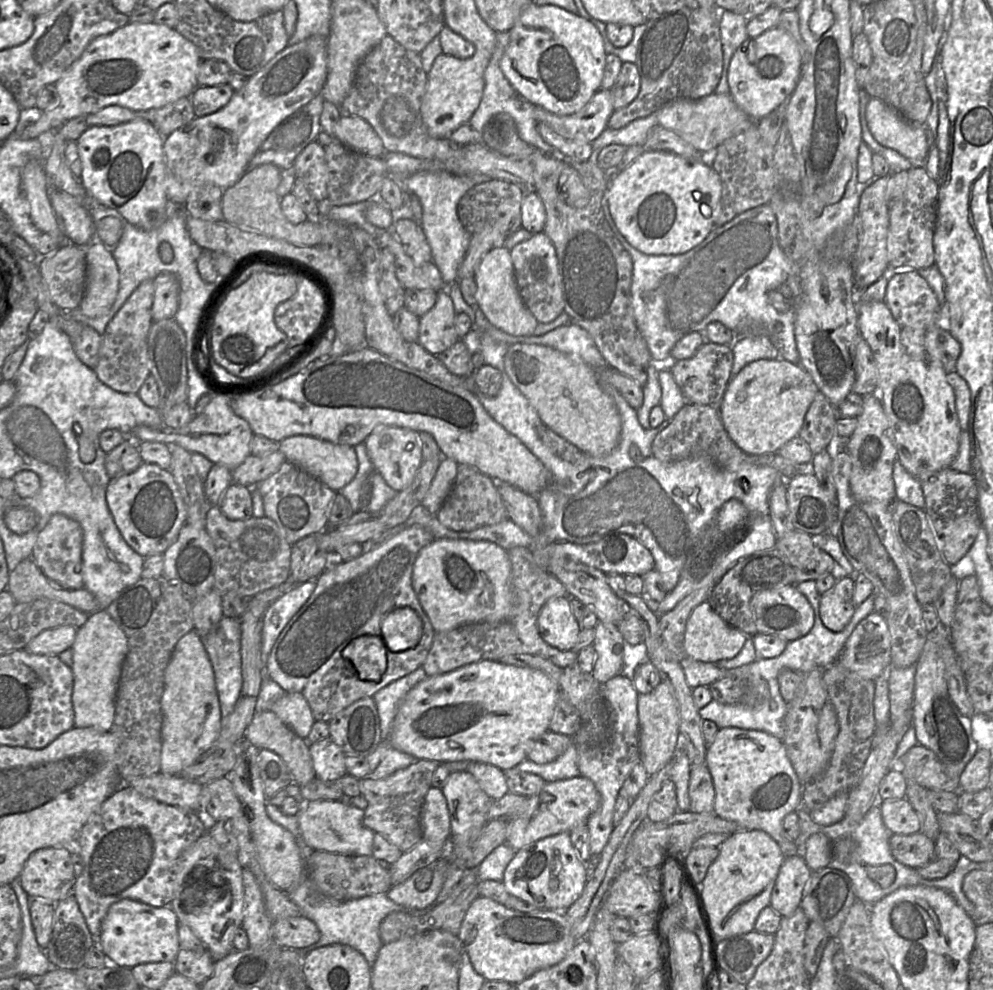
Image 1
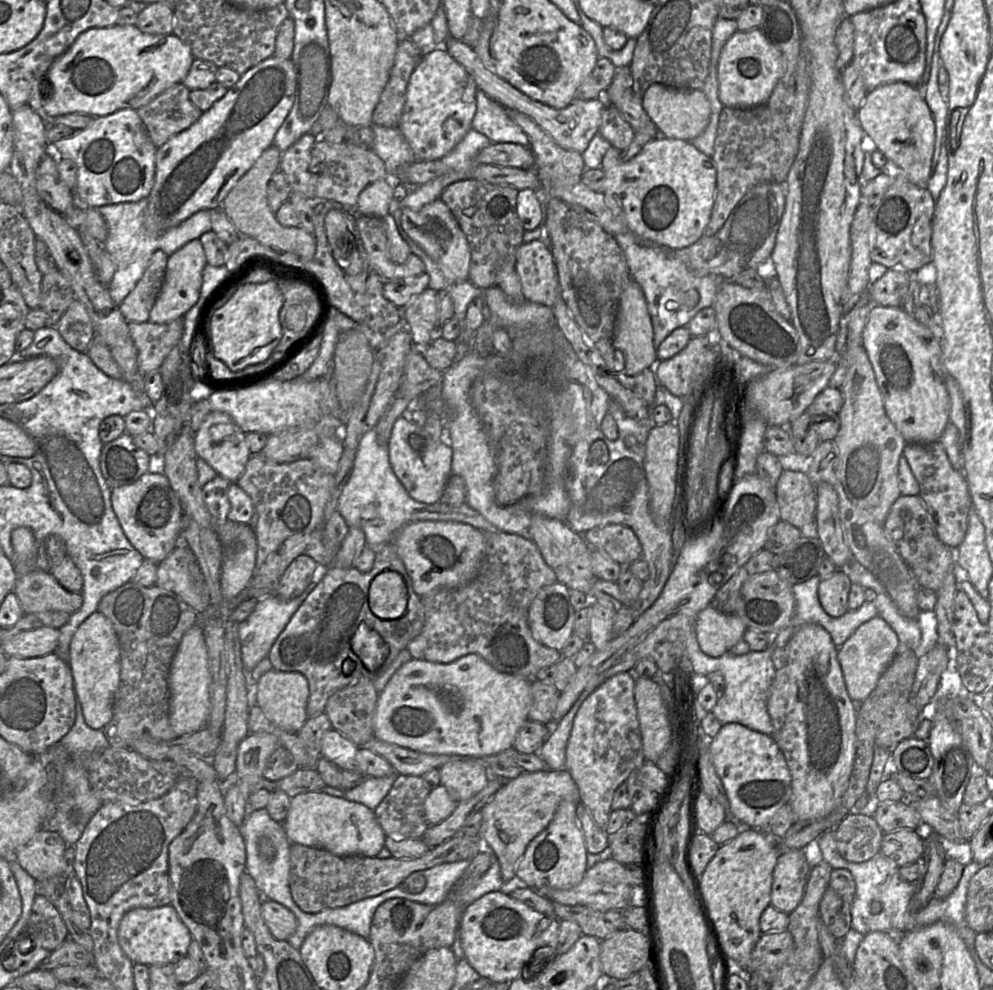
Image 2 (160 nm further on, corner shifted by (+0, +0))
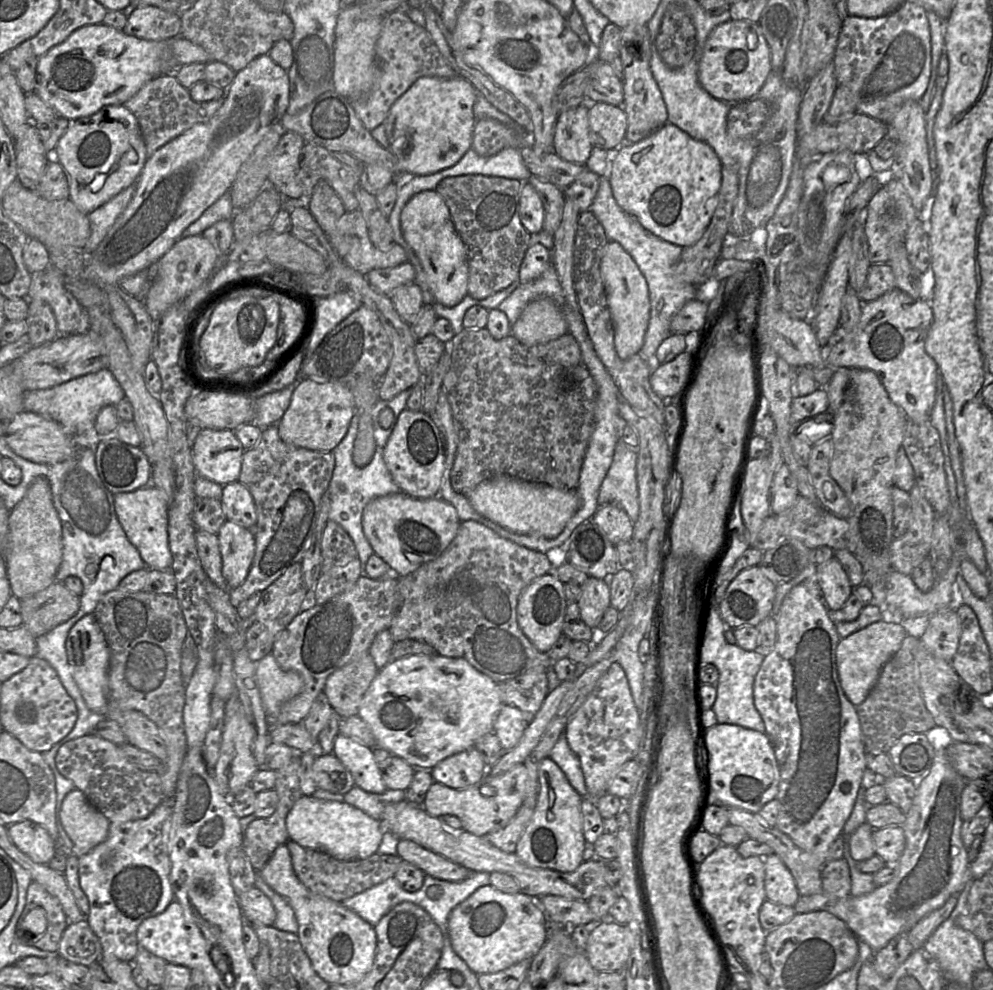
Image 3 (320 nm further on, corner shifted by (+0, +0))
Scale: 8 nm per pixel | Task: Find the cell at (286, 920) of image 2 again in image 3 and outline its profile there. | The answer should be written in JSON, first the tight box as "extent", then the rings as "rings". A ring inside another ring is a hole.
{"extent":[237,886,276,926],"rings":[[[254,886],[247,892],[237,896],[245,922],[273,926],[276,919],[276,911],[271,900],[263,891]]]}

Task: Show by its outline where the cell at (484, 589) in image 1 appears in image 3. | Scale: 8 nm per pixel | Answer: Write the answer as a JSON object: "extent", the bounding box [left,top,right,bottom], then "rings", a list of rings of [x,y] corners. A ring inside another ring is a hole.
{"extent":[362,491,460,576],"rings":[[[401,491],[372,499],[362,515],[363,532],[374,553],[398,576],[437,559],[455,538],[460,523],[456,509],[442,498],[416,499]]]}

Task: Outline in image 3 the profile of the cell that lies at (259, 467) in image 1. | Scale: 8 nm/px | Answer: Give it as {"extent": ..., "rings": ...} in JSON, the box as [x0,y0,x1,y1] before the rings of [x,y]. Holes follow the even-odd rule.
{"extent":[275,378,354,451],"rings":[[[300,378],[287,411],[275,425],[280,438],[289,445],[315,451],[333,451],[345,437],[354,414],[354,397],[346,384],[318,383]]]}

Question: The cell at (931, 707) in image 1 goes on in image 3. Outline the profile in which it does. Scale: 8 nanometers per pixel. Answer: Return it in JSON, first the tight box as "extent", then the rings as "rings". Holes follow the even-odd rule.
{"extent":[794,750,968,952],"rings":[[[945,750],[935,751],[929,772],[920,781],[912,806],[906,813],[906,820],[902,825],[906,846],[896,864],[895,877],[889,883],[878,886],[874,891],[862,896],[848,895],[837,899],[829,897],[824,891],[809,896],[800,895],[794,905],[796,913],[827,911],[843,920],[858,940],[866,942],[874,952],[877,952],[895,936],[908,933],[919,920],[942,907],[953,894],[960,894],[966,884],[964,872],[968,869],[967,849],[960,835],[963,822],[960,801],[966,781],[950,765]]]}

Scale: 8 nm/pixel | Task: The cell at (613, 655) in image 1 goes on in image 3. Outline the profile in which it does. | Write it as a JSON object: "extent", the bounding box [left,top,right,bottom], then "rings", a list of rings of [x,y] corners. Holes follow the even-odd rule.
{"extent":[577,577,610,628],"rings":[[[589,577],[581,585],[581,594],[577,601],[583,622],[590,628],[598,625],[610,606],[610,587],[603,579]]]}

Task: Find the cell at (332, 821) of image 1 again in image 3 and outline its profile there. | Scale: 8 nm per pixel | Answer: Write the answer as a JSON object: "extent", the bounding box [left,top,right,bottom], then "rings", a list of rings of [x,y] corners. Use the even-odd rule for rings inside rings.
{"extent":[286,795,385,861],"rings":[[[307,795],[296,801],[287,816],[286,826],[289,840],[342,861],[364,859],[376,853],[385,832],[381,821],[345,801],[322,800]]]}

